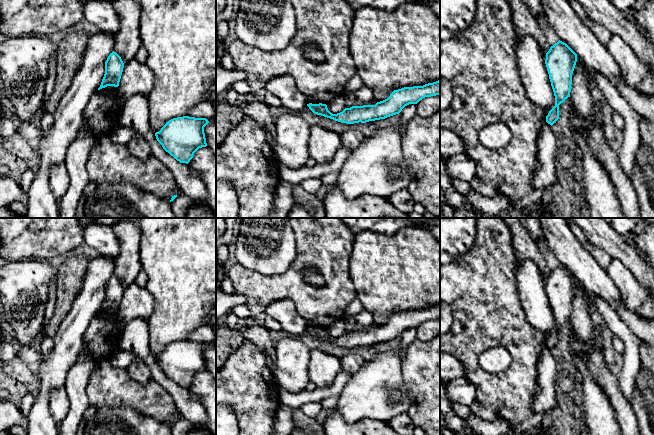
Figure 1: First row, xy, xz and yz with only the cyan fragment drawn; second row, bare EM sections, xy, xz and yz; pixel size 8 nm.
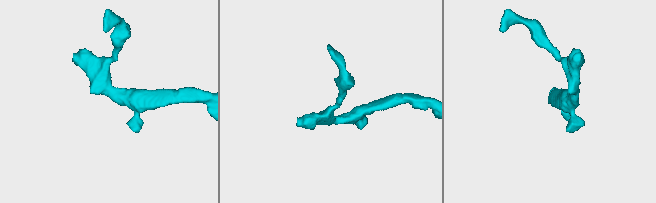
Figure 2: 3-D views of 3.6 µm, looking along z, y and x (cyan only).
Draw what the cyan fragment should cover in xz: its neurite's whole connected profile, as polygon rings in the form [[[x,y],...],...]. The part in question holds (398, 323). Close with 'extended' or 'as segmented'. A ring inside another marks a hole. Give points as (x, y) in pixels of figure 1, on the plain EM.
[[[440,304],[423,310],[404,311],[394,314],[387,323],[377,326],[375,329],[352,330],[337,338],[332,338],[326,328],[309,327],[307,330],[314,338],[341,347],[366,347],[399,338],[405,330],[417,328],[425,321],[436,319],[440,319]]]; as segmented

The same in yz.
[[[560,264],[546,277],[545,288],[555,320],[555,330],[546,340],[546,346],[551,350],[559,343],[559,329],[570,321],[576,286],[577,278]]]; as segmented

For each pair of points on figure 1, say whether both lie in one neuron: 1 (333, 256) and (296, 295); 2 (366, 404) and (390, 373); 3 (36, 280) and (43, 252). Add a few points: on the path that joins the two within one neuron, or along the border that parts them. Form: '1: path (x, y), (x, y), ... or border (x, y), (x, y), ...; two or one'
1: path (333, 271), (333, 281), (319, 295), (311, 295); one
2: path (370, 396), (382, 381); one
3: border (43, 259), (23, 259), (18, 261); two

